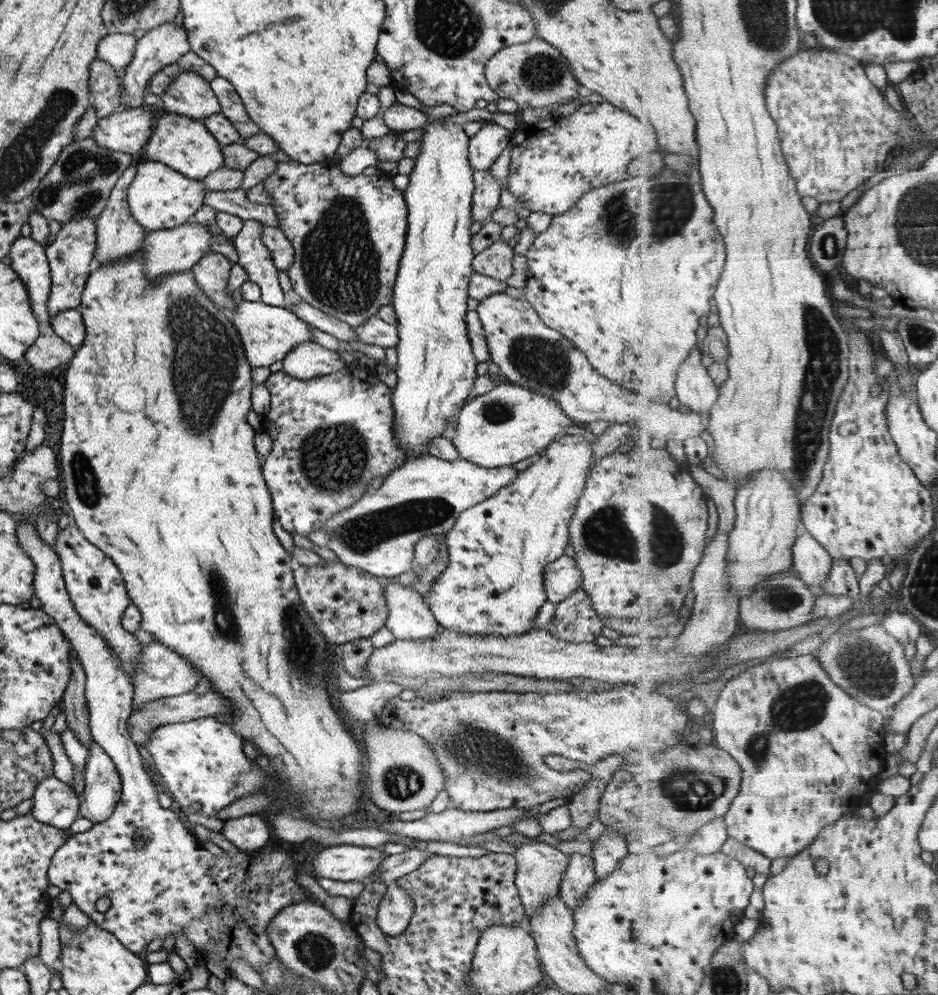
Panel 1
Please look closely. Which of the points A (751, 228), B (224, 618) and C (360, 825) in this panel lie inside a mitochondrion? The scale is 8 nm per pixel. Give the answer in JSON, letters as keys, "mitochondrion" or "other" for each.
{"A":"other","B":"mitochondrion","C":"other"}

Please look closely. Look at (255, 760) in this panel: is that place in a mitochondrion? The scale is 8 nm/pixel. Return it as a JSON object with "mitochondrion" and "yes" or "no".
{"mitochondrion":"no"}

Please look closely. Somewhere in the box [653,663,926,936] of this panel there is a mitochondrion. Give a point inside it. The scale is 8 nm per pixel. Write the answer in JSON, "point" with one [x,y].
{"point":[801,706]}

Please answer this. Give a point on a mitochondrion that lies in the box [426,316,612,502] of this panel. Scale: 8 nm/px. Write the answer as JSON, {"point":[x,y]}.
{"point":[544,363]}

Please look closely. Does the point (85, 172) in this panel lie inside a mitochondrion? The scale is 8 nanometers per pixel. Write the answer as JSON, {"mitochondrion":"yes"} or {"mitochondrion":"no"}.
{"mitochondrion":"yes"}

